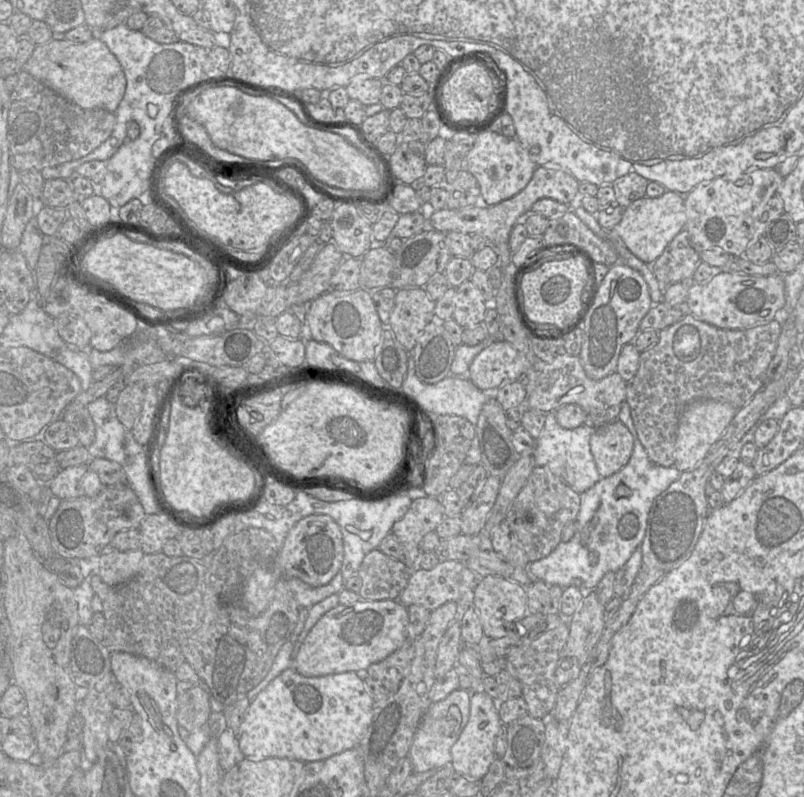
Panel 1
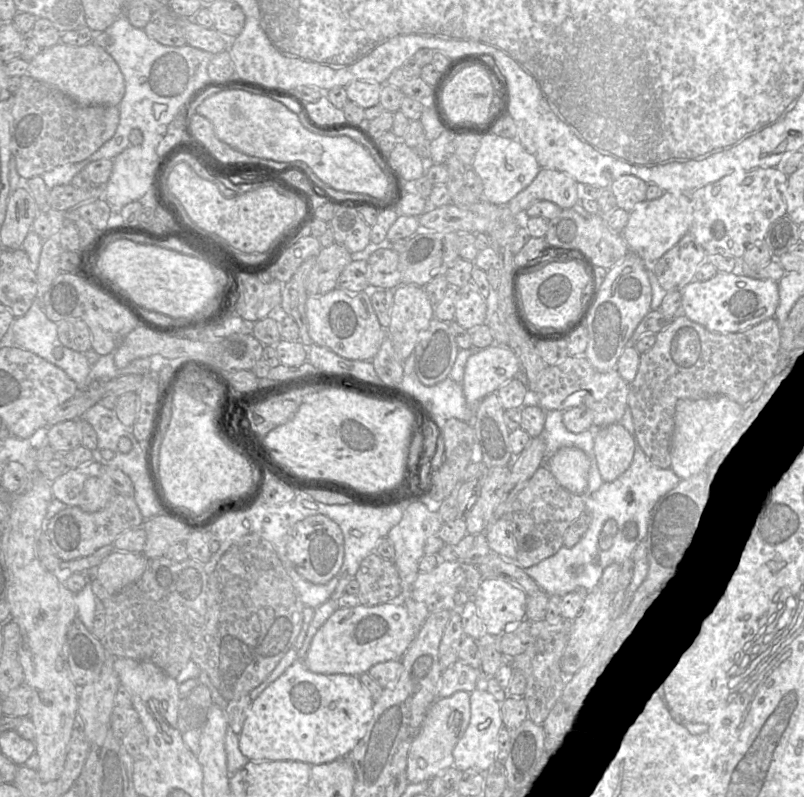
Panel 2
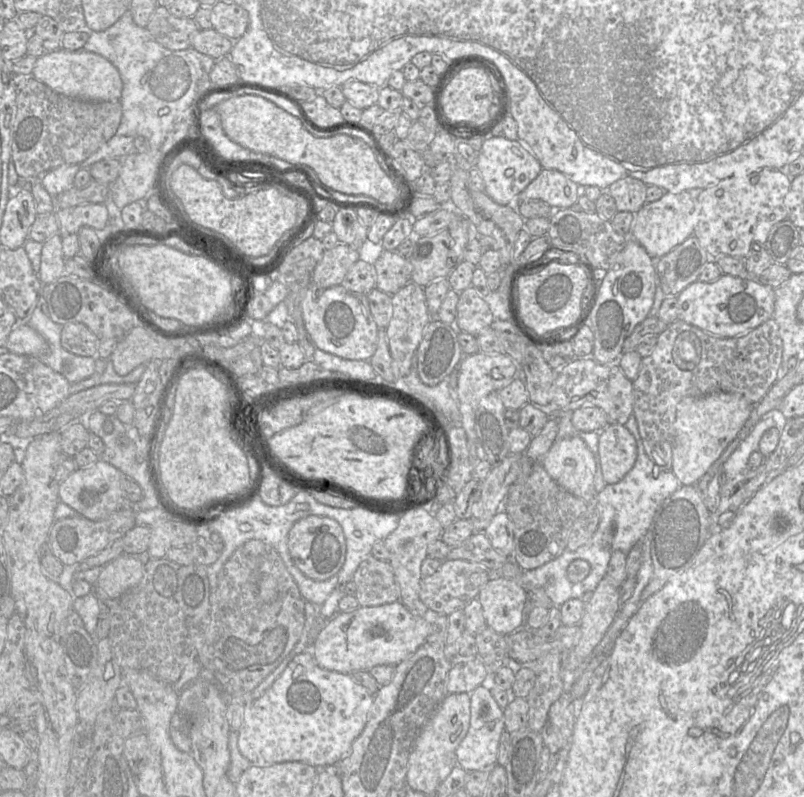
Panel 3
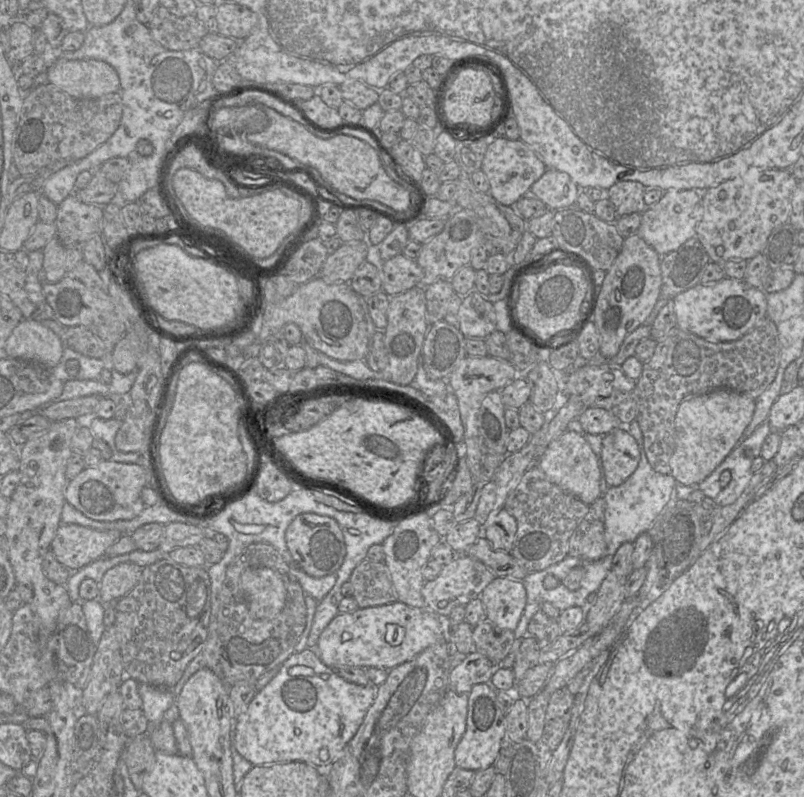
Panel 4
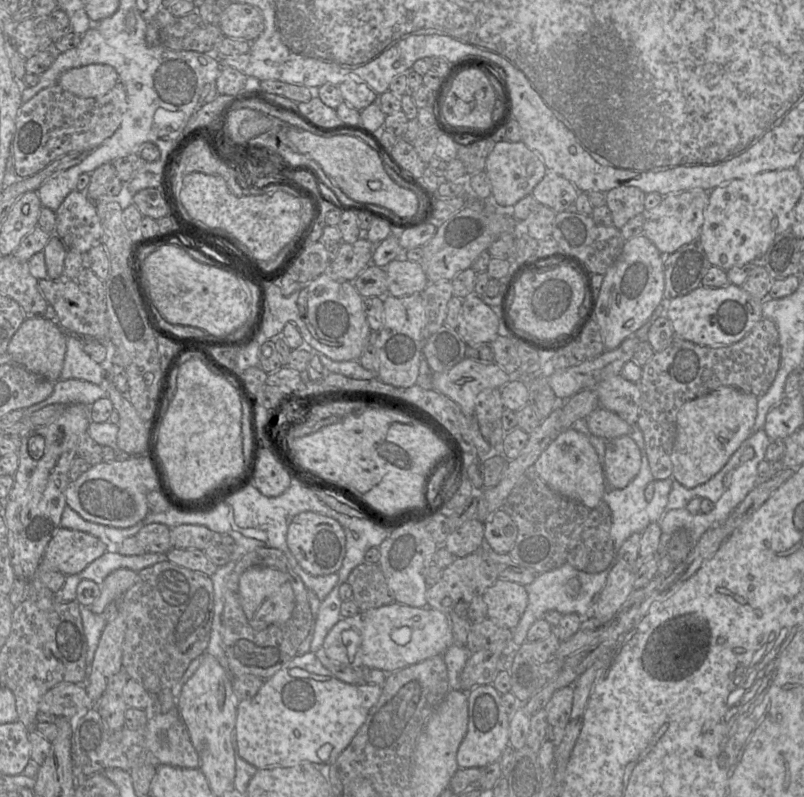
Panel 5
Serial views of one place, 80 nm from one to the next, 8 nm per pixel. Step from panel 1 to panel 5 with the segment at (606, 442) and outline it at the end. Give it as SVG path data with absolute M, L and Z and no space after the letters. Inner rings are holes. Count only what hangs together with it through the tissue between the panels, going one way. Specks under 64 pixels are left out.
M629 435L607 441L603 475L614 489L625 488L637 476L640 467L639 447Z

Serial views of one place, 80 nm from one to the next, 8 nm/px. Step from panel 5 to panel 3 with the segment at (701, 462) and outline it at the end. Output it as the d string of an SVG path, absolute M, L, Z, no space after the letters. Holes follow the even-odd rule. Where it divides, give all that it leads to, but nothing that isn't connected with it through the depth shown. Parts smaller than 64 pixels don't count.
M713 392L684 397L677 405L671 471L682 485L693 485L721 456L742 429L754 405L740 394Z

